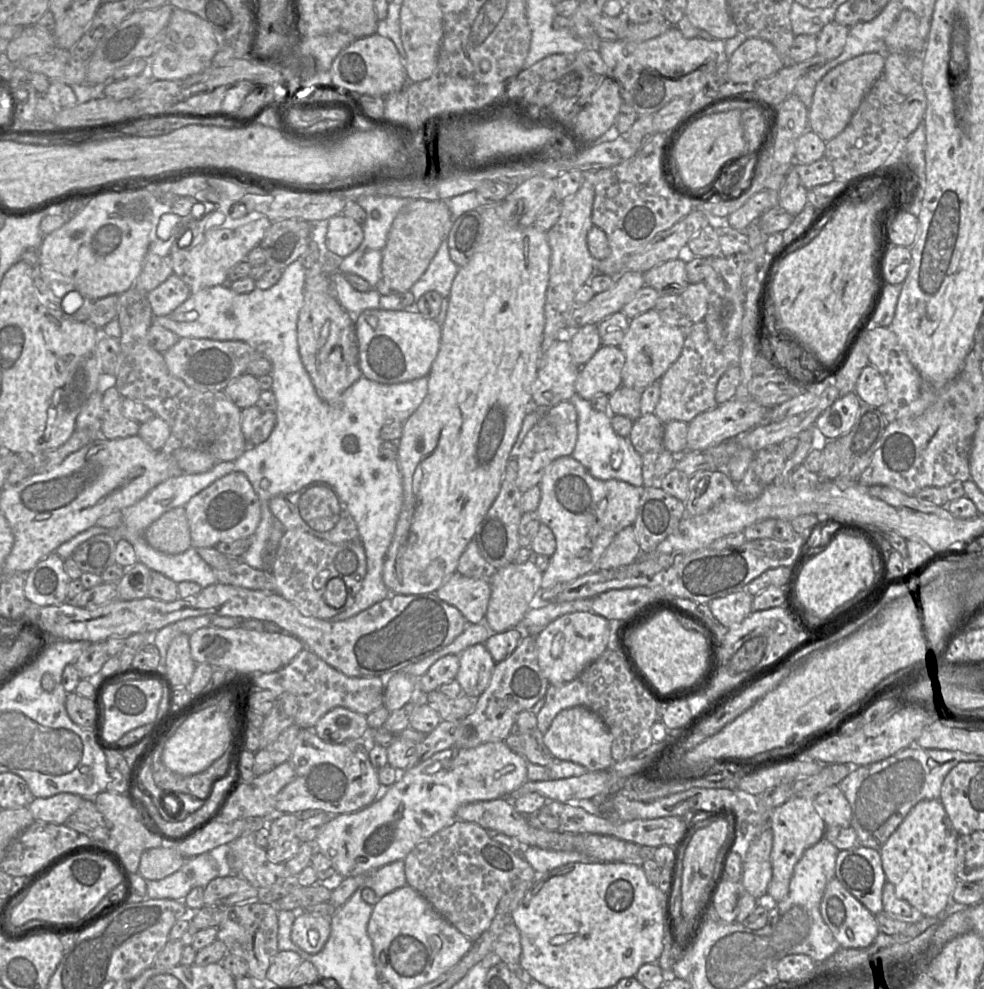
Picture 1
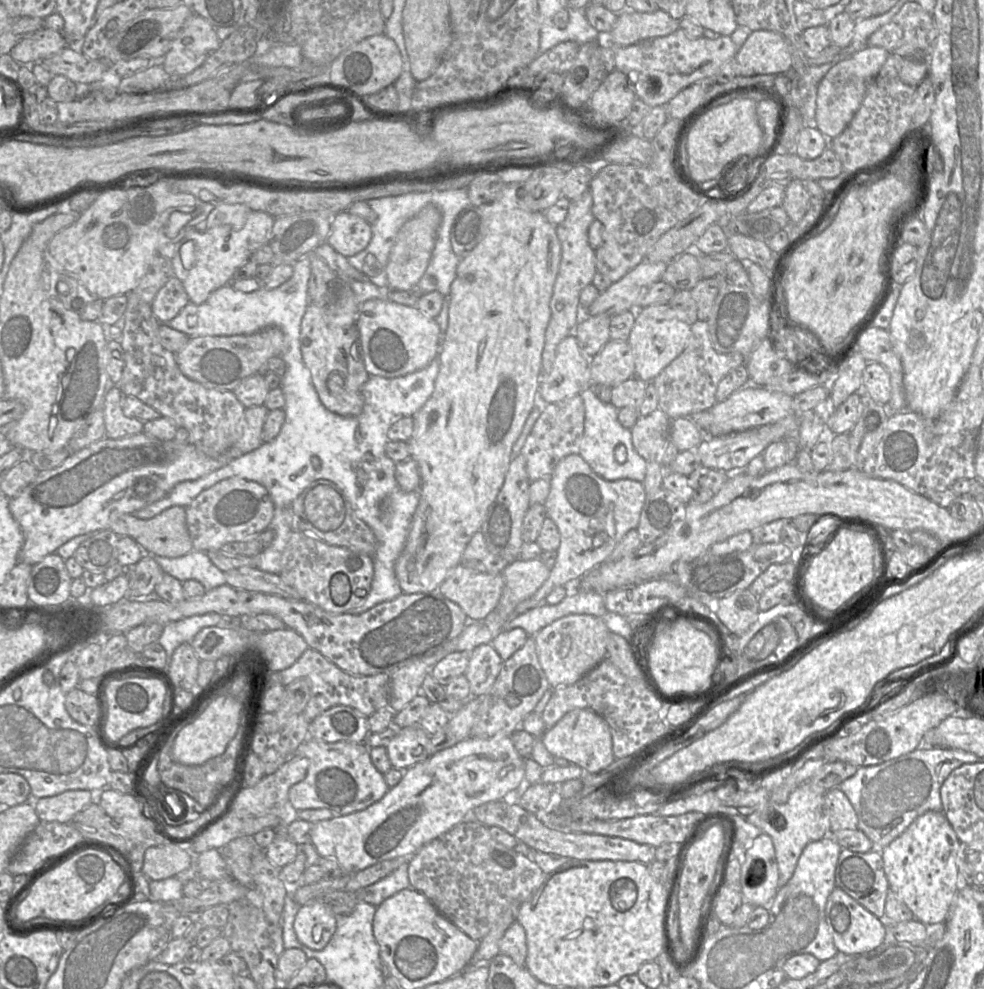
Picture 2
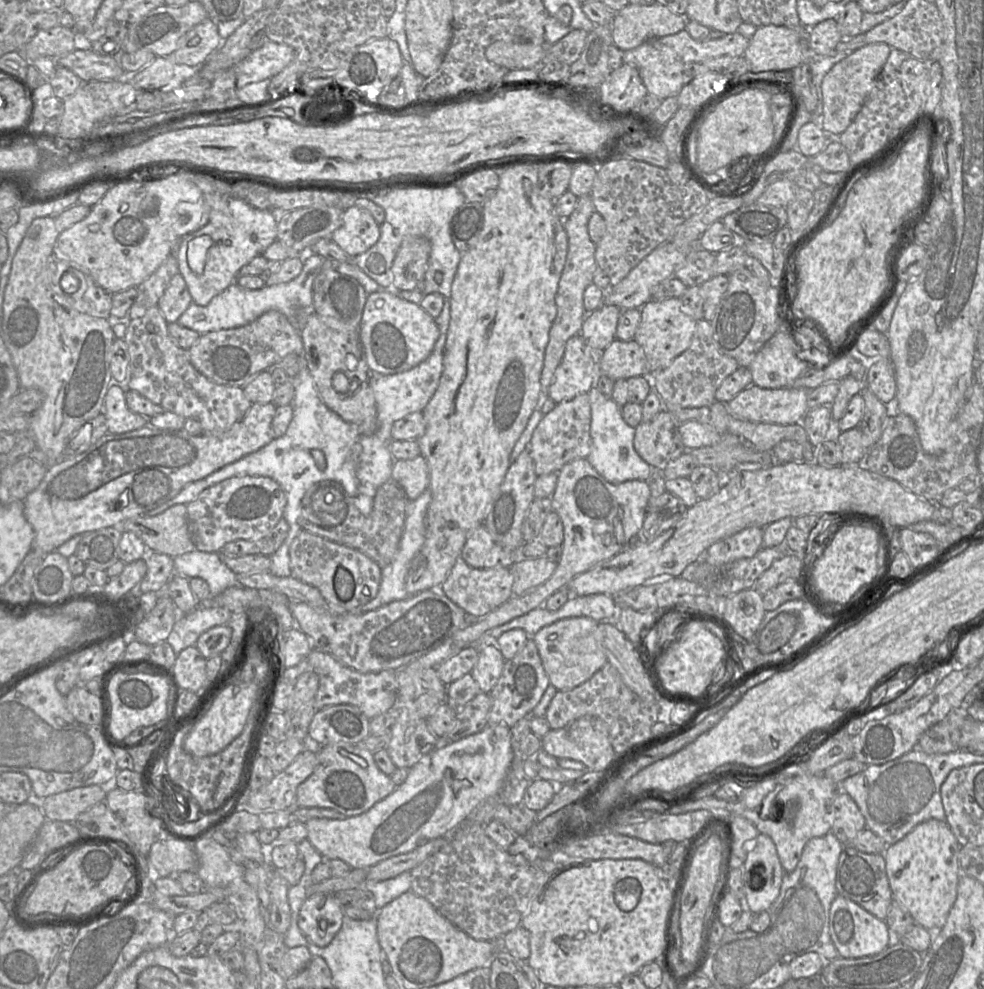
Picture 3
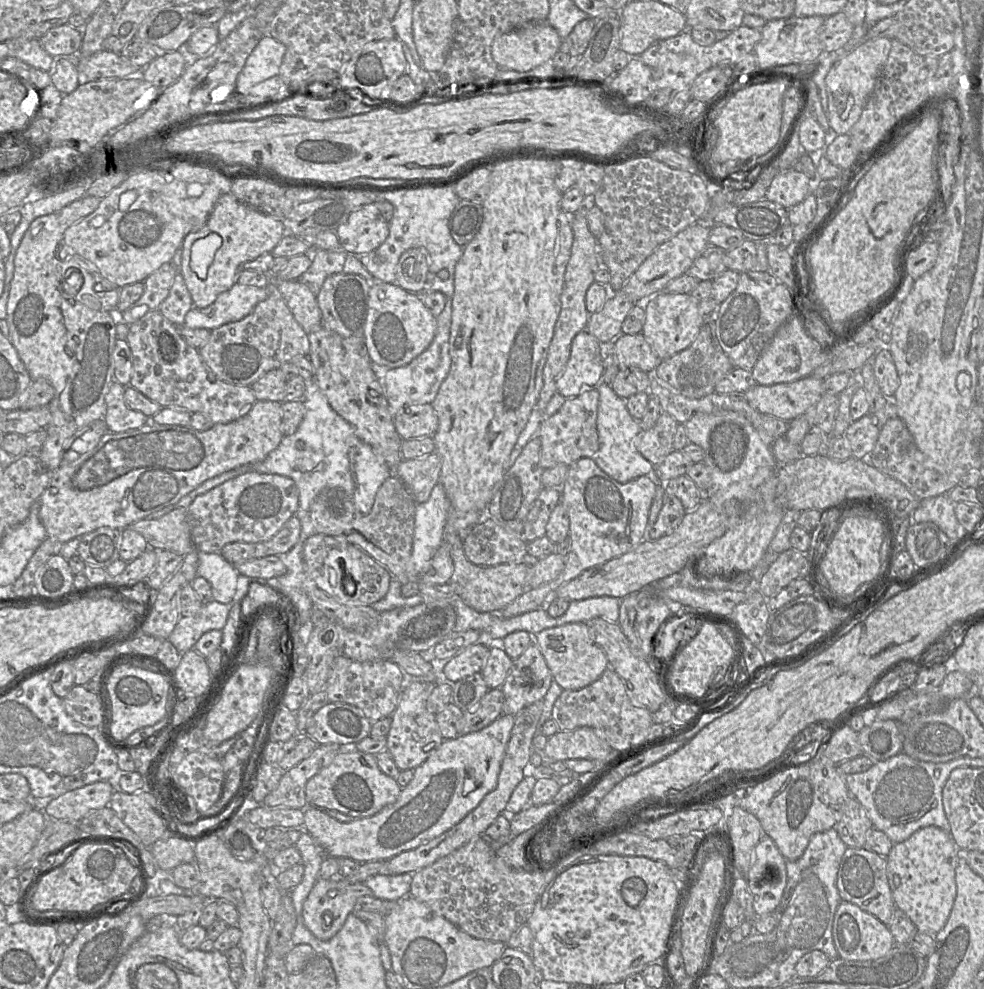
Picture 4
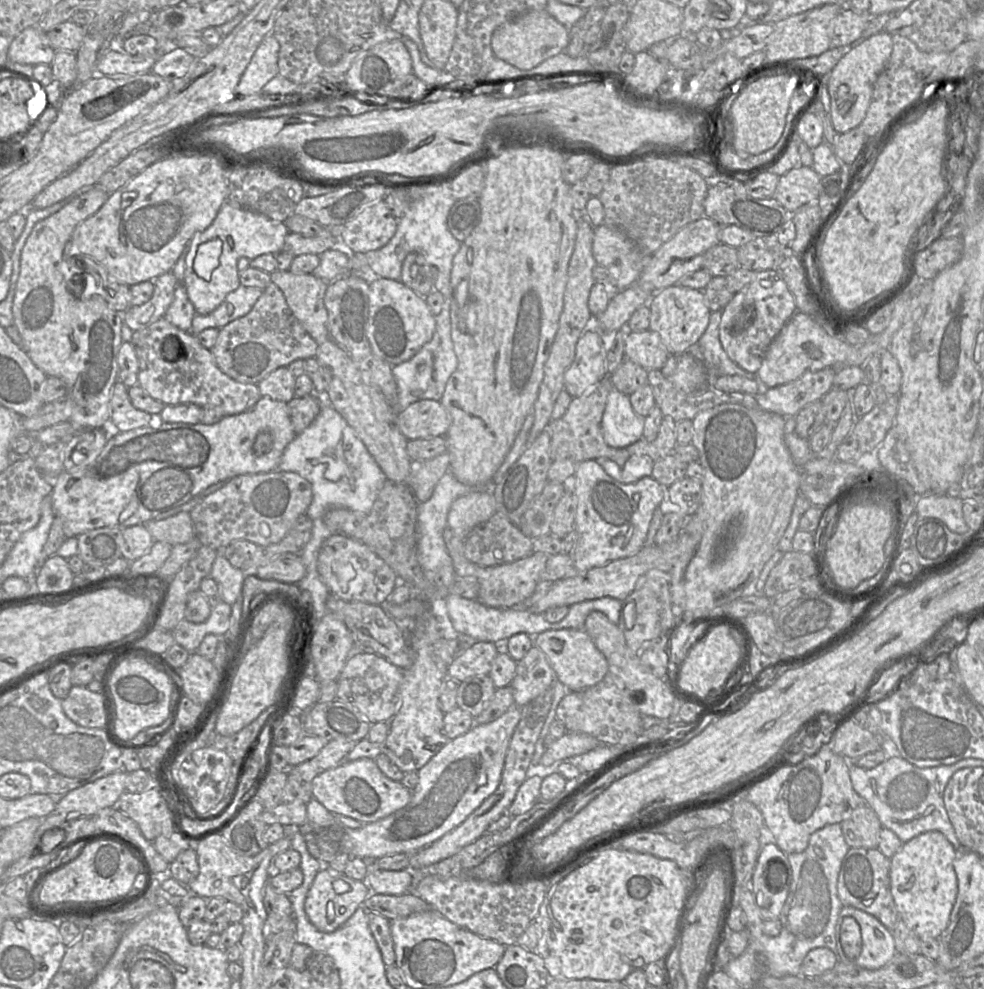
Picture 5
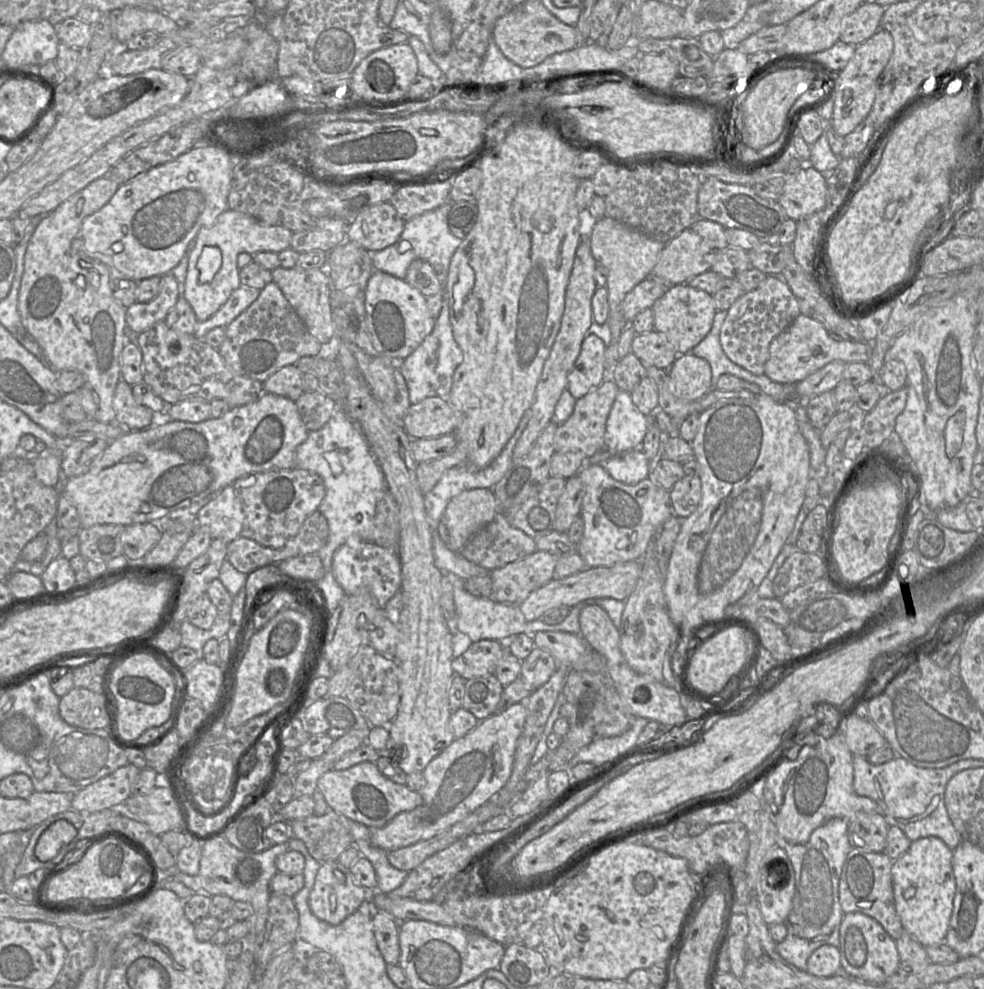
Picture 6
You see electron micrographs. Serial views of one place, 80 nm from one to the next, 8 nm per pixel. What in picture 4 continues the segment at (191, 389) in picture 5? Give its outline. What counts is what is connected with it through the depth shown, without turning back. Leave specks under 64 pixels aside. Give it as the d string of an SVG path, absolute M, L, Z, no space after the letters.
M160 311L152 312L129 325L126 338L133 356L133 374L129 386L137 389L159 405L190 413L202 413L215 425L232 422L245 414L256 402L251 386L235 385L215 378L205 366L199 350L188 345L179 333L178 326L163 317Z

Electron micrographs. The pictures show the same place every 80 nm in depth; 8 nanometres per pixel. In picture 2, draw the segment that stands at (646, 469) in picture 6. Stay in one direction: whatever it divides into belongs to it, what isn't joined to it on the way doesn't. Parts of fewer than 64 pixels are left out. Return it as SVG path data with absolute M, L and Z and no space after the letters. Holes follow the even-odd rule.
M591 388L586 389L579 395L584 404L584 433L580 442L578 455L582 457L590 468L601 478L607 481L620 479L643 482L646 475L646 463L635 450L632 444L631 429L624 428L618 421L618 409L611 403L601 402ZM623 445L626 448L627 459L620 464L614 457L615 449Z

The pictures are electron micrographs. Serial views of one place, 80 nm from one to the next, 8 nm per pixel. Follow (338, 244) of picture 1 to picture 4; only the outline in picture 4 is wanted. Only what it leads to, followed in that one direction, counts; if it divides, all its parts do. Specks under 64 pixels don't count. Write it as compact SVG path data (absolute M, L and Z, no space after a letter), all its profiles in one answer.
M374 203L352 212L348 220L336 229L342 250L347 254L367 254L384 243L389 235L389 222L385 221Z

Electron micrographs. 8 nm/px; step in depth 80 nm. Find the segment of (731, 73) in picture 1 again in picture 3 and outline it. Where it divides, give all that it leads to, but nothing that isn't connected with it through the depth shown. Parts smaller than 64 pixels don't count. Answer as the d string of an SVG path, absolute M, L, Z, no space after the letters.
M771 24L758 27L757 31L751 37L743 56L749 63L750 72L757 73L792 70L807 58L813 58L815 55L808 47L808 30L807 39L805 39L805 44L803 44L802 36L797 30Z

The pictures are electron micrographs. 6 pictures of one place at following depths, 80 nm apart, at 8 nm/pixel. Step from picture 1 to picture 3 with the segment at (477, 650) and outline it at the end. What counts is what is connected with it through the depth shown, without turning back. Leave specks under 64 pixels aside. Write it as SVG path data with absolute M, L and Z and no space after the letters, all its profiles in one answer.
M478 643L479 658L471 675L481 692L489 693L499 680L505 659L499 649L488 643Z

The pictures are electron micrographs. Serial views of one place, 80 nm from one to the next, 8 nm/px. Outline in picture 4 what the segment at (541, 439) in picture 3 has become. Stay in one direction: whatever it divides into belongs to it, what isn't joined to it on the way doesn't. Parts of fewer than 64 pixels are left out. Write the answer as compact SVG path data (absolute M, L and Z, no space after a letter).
M596 388L565 399L559 410L544 417L536 434L541 443L540 465L546 470L559 464L570 466L582 458L592 458L599 449L596 427L599 393Z

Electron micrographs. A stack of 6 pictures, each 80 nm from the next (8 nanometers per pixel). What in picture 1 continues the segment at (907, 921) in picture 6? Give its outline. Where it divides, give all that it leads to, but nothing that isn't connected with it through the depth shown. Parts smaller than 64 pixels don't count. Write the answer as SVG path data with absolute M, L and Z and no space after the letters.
M923 800L907 814L898 828L879 850L886 879L895 888L895 895L907 901L925 917L942 915L950 906L957 885L956 852L958 833L939 800Z

